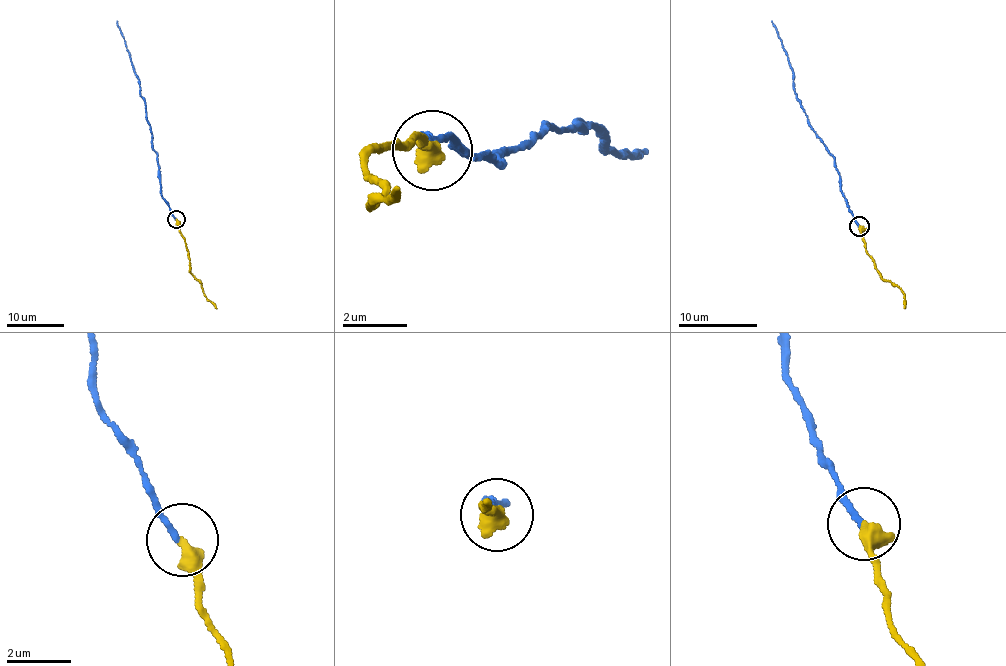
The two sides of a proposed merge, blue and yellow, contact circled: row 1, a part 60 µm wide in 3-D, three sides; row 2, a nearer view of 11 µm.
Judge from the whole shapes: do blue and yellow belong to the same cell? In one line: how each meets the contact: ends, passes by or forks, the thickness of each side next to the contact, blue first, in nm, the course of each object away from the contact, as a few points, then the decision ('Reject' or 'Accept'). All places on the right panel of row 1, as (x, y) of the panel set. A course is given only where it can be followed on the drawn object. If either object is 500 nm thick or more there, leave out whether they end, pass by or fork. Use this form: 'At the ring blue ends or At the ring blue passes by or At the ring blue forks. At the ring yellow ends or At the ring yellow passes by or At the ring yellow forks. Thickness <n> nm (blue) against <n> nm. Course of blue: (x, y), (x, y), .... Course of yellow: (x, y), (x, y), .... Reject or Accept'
At the ring blue ends. At the ring yellow ends. Thickness 180 nm (blue) against 480 nm. Course of blue: (859, 226), (841, 190), (835, 156), (796, 97), (787, 51), (771, 20). Course of yellow: (859, 225), (865, 251), (879, 275), (904, 294), (904, 307). Accept

